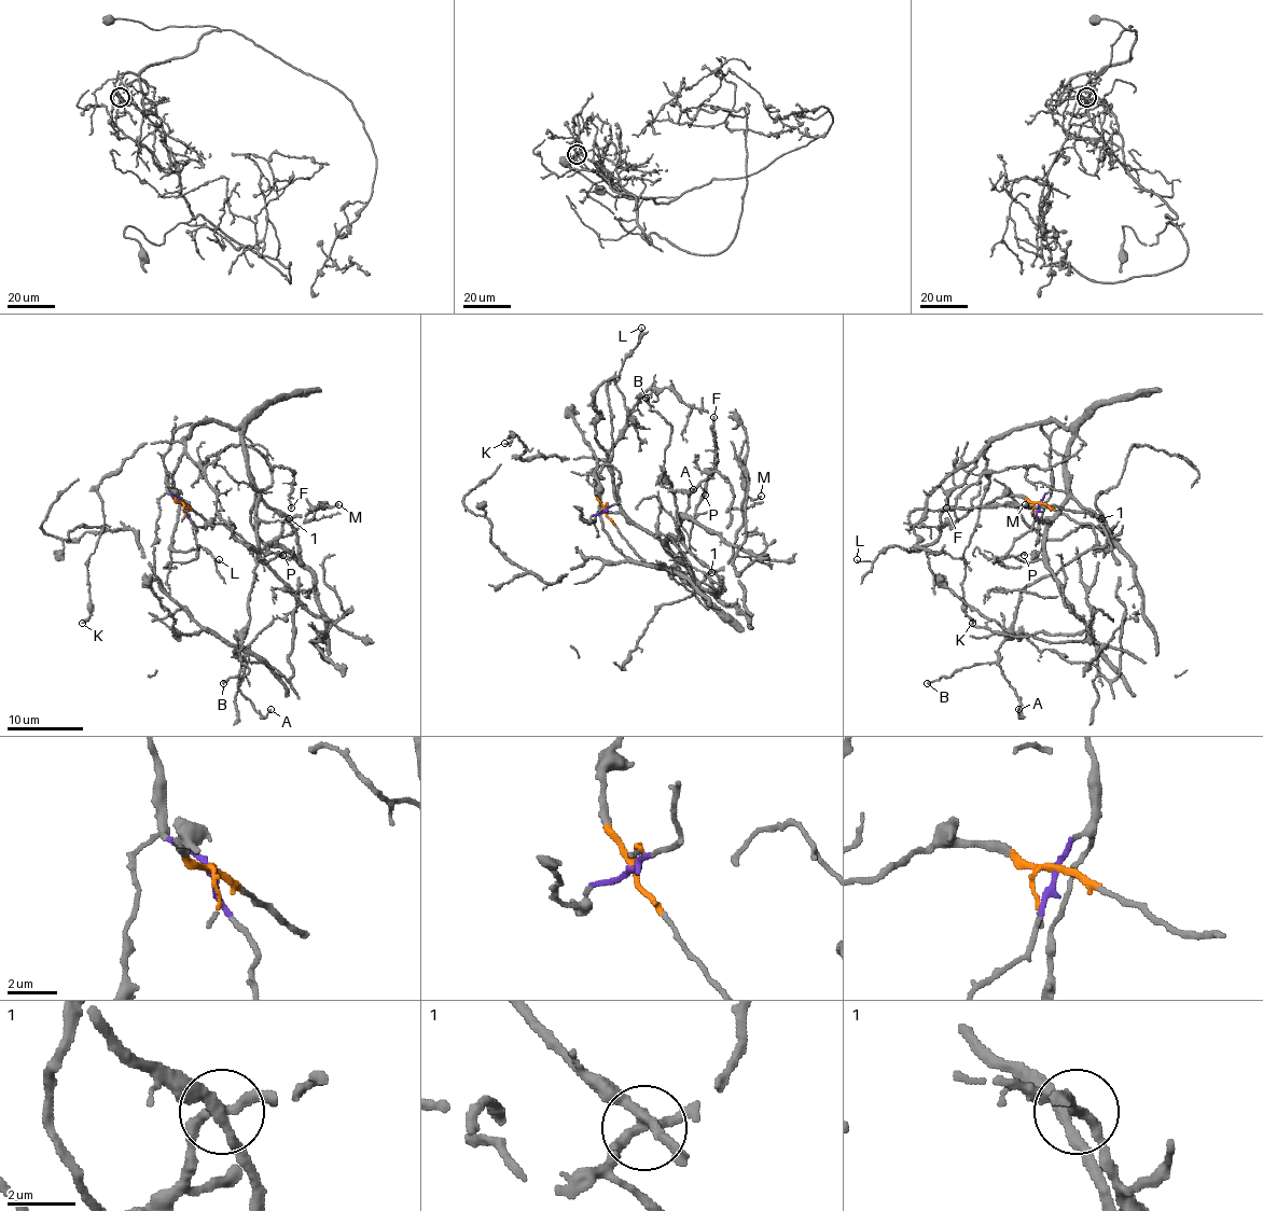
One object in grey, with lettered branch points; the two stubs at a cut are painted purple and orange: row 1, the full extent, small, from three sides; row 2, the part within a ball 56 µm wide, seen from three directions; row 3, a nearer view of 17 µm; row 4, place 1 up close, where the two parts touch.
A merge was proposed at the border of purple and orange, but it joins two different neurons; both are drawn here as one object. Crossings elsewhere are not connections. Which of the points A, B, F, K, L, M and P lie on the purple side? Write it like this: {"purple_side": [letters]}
{"purple_side": ["F", "K", "L", "P"]}

